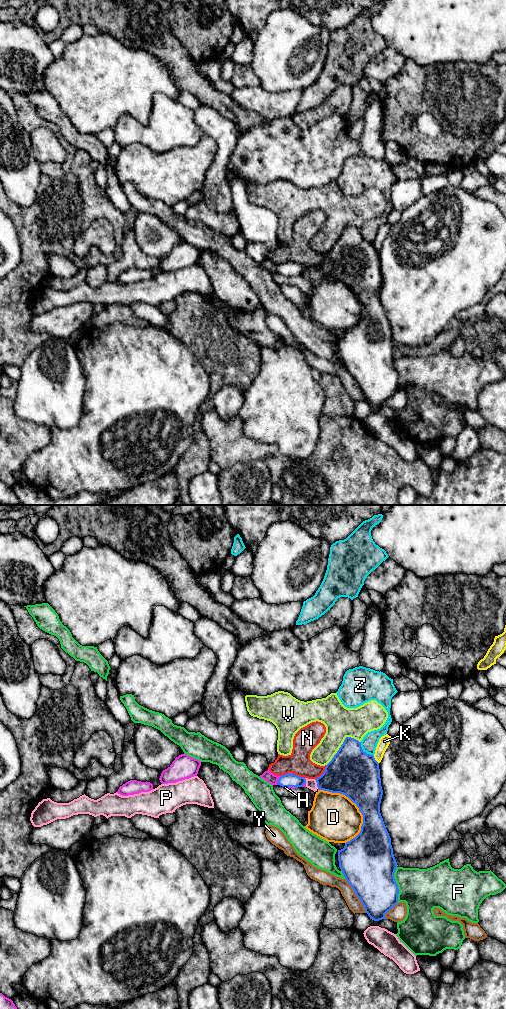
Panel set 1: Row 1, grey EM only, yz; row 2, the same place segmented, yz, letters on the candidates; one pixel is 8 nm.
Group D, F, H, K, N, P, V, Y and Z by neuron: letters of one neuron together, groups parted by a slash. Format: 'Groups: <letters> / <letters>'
Groups: D / F / H / K / N / P / V / Y / Z

